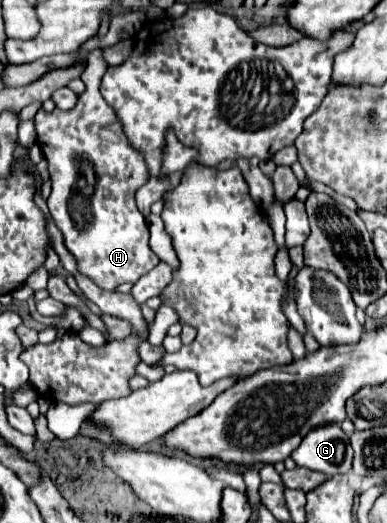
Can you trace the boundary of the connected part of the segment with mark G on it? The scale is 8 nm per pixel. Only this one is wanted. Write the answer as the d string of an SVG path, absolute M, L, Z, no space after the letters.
M323 425L313 429L313 433L301 441L301 445L291 453L291 459L299 467L333 477L351 471L353 449L349 437L339 425Z

